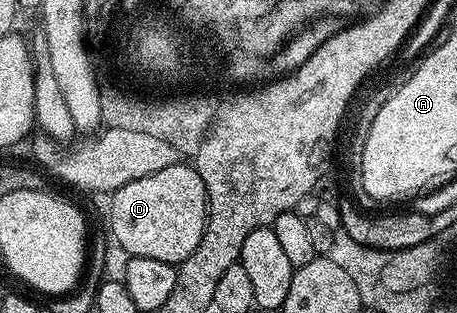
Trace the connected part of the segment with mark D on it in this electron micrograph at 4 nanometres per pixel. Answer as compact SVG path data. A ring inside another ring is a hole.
M179 163L156 175L144 175L144 179L115 189L109 201L110 233L130 257L160 259L160 263L177 267L196 251L196 243L204 235L206 188L193 164Z

